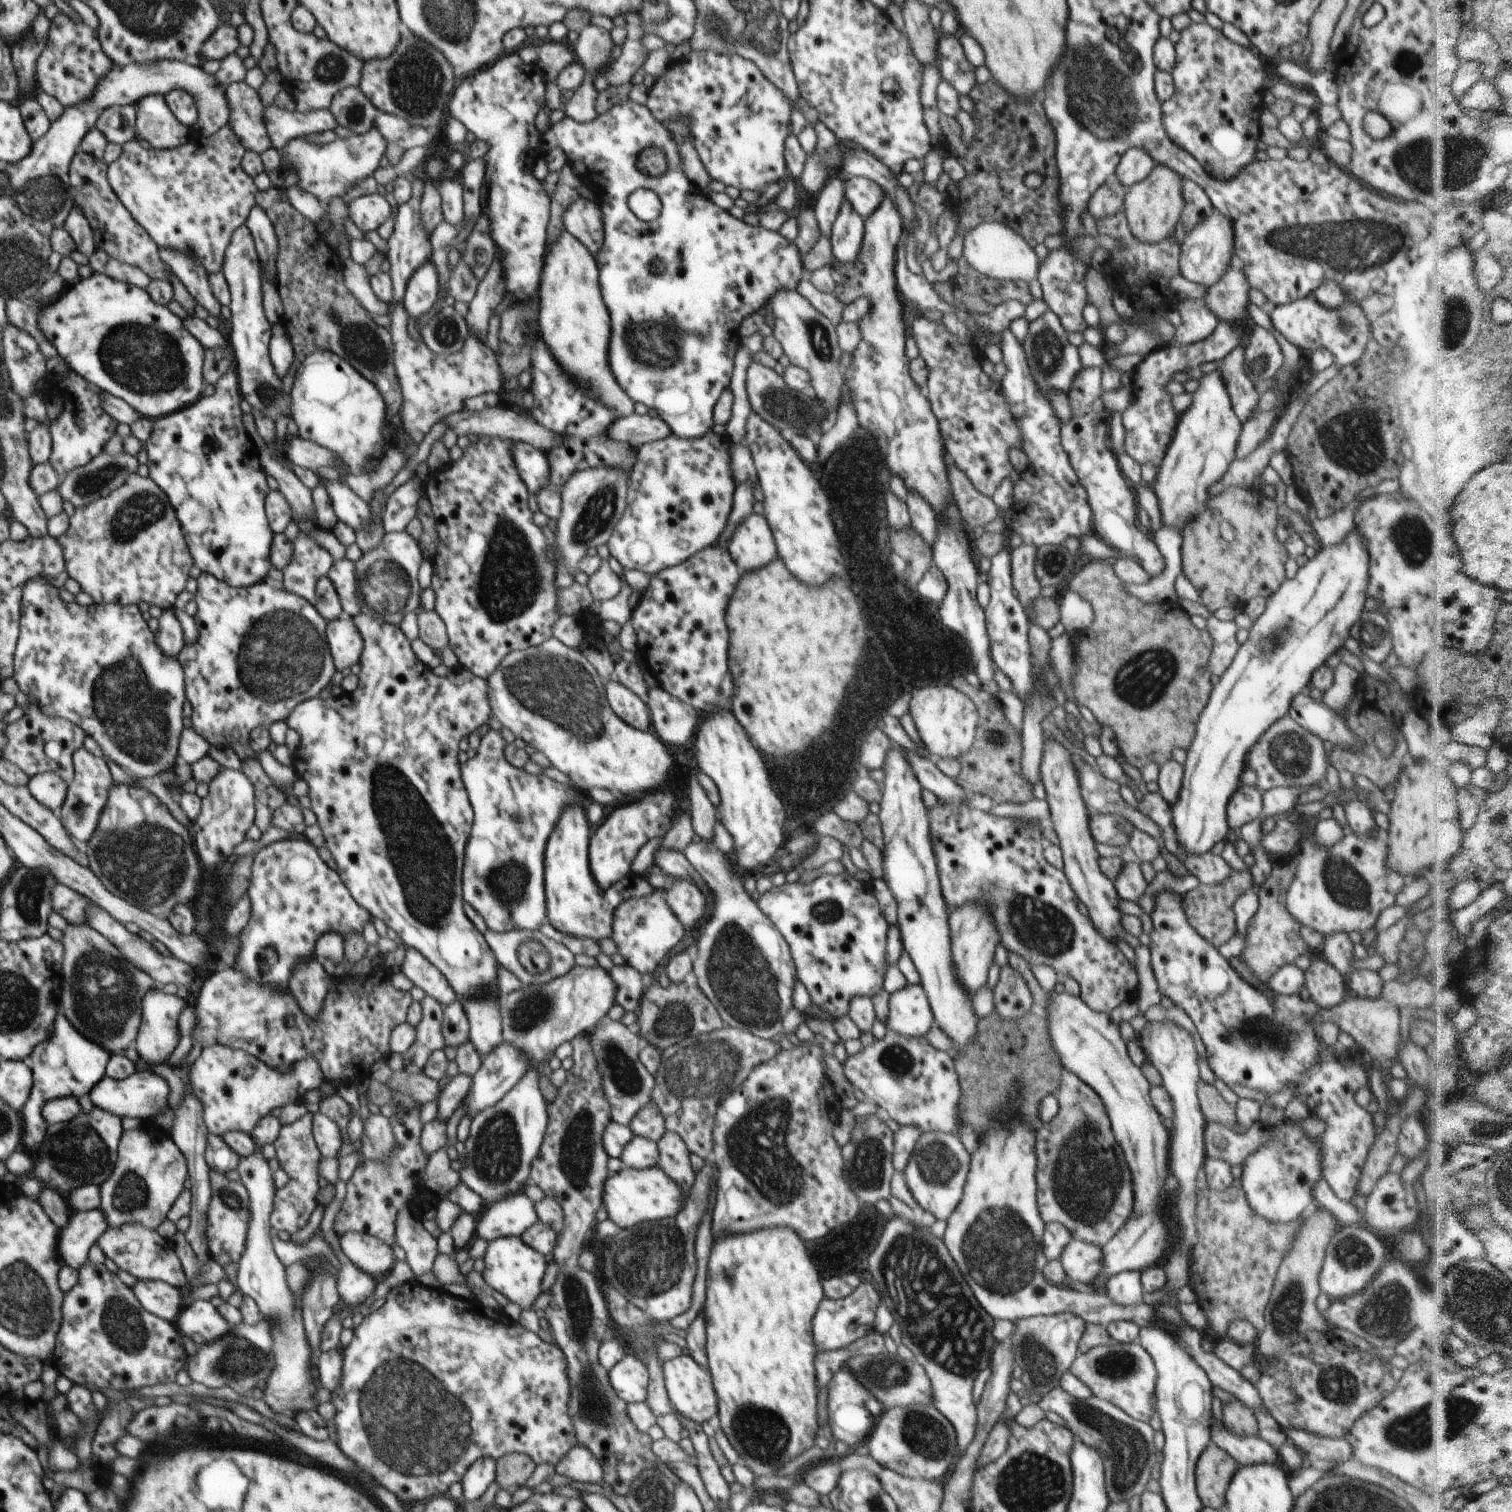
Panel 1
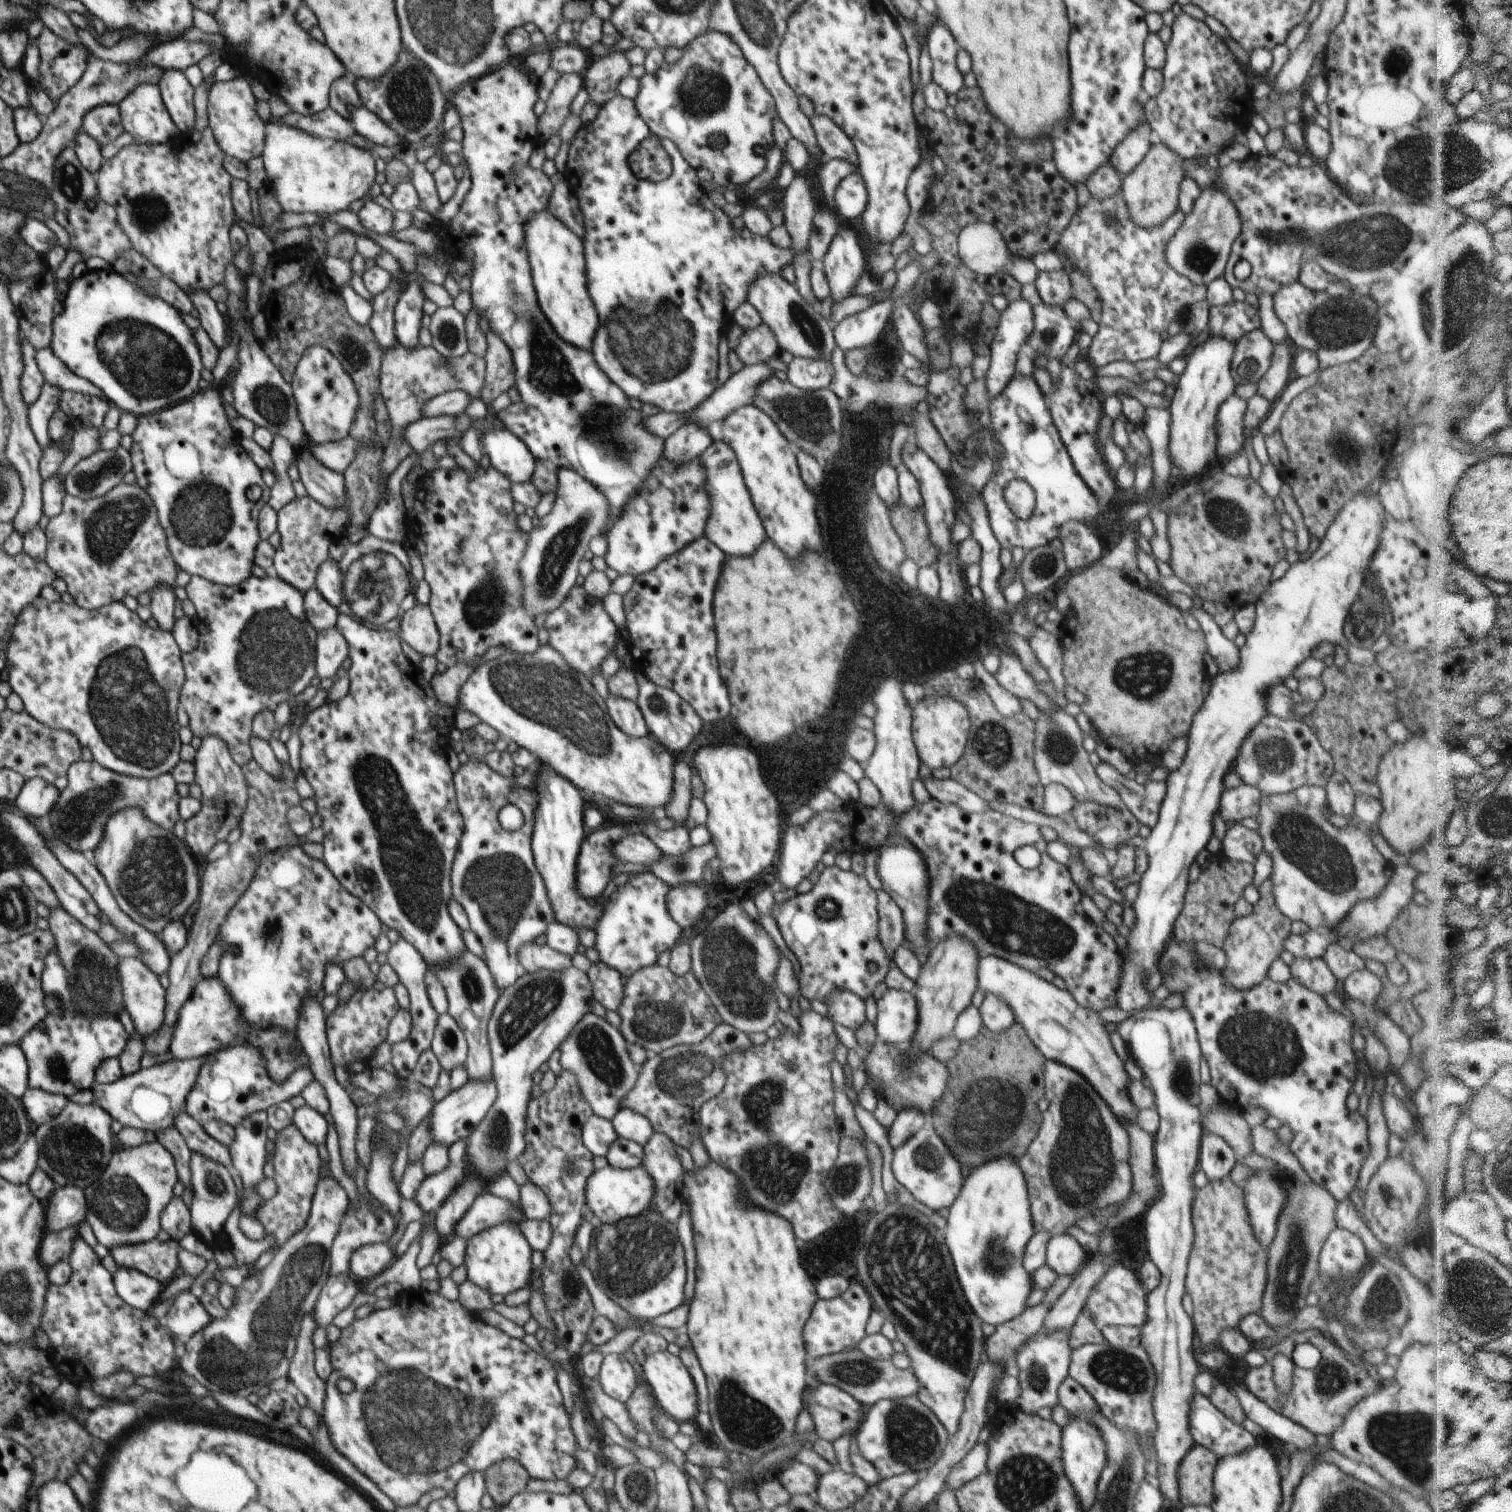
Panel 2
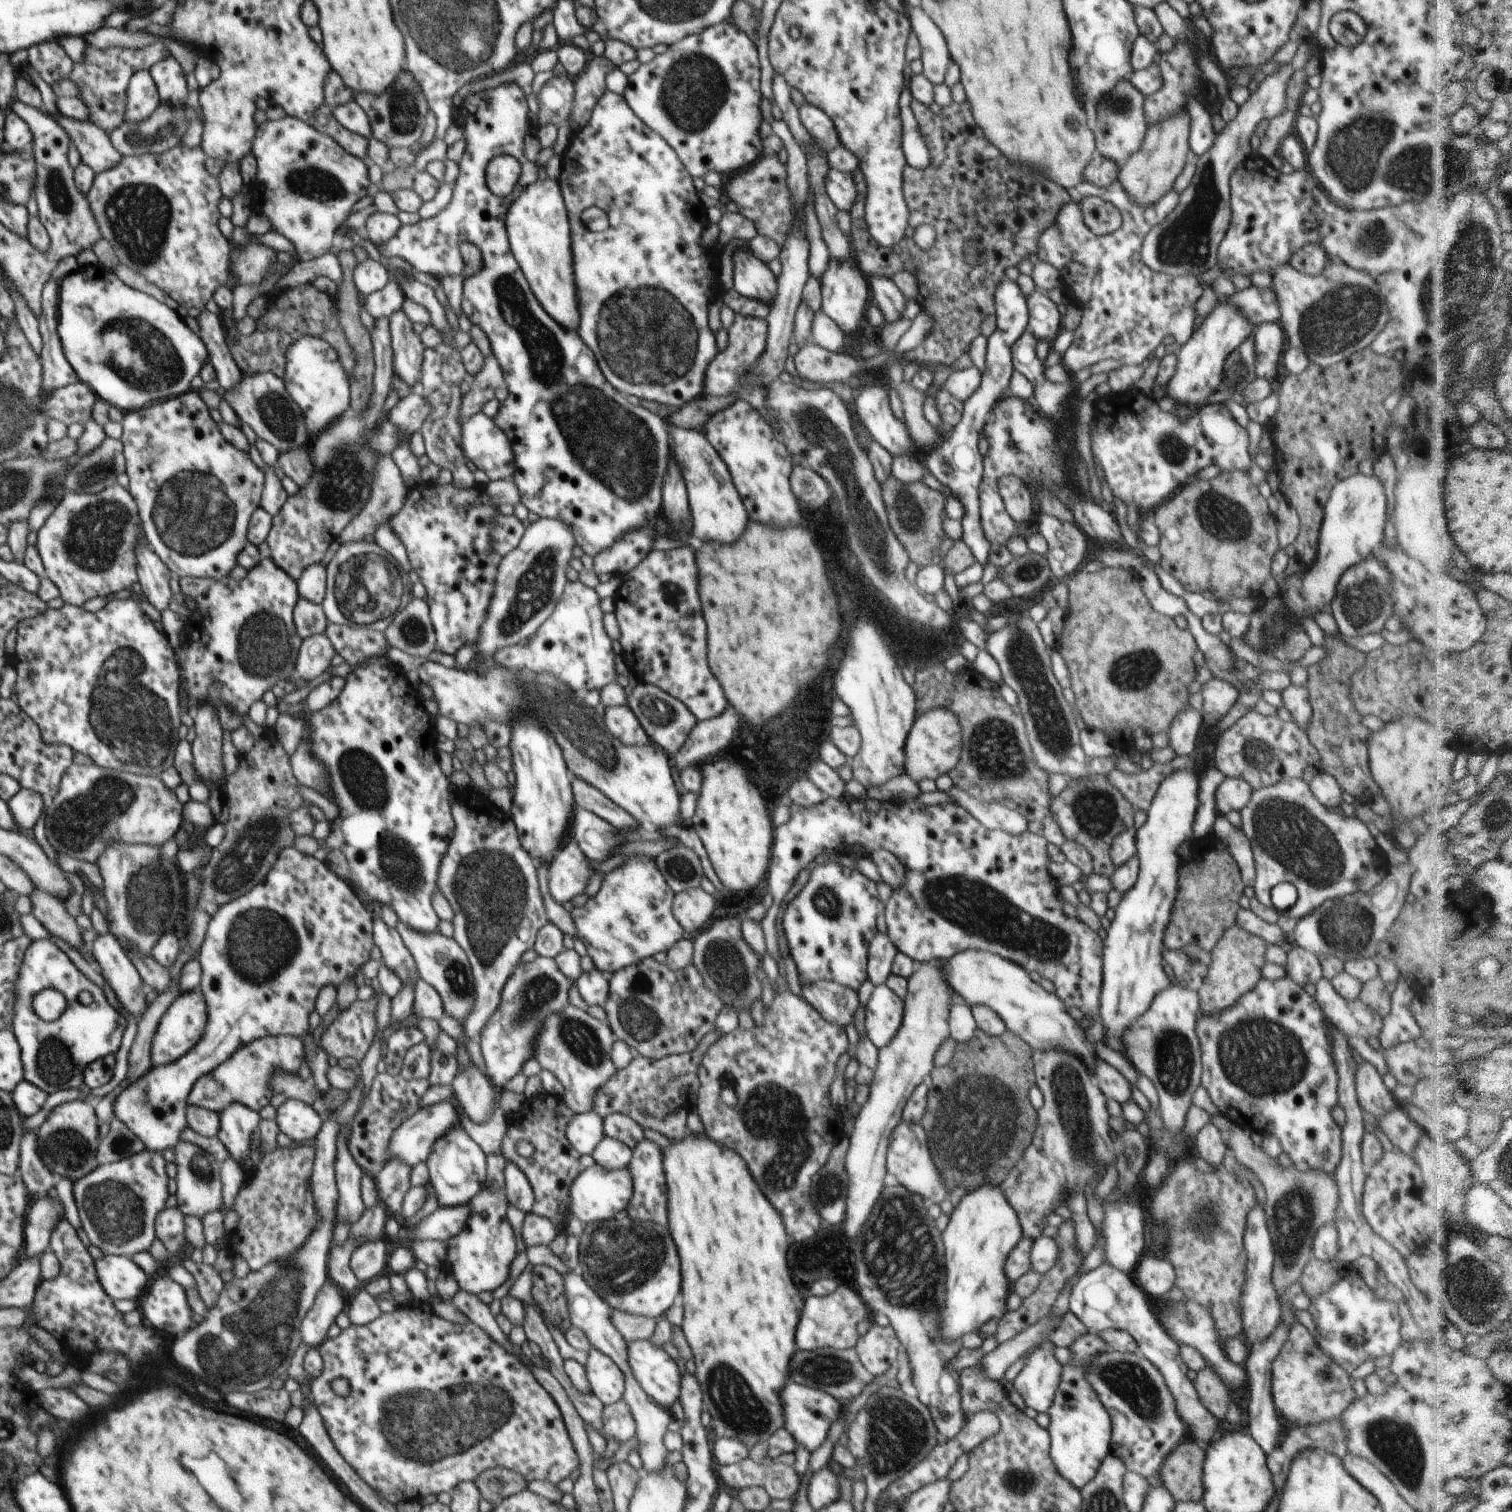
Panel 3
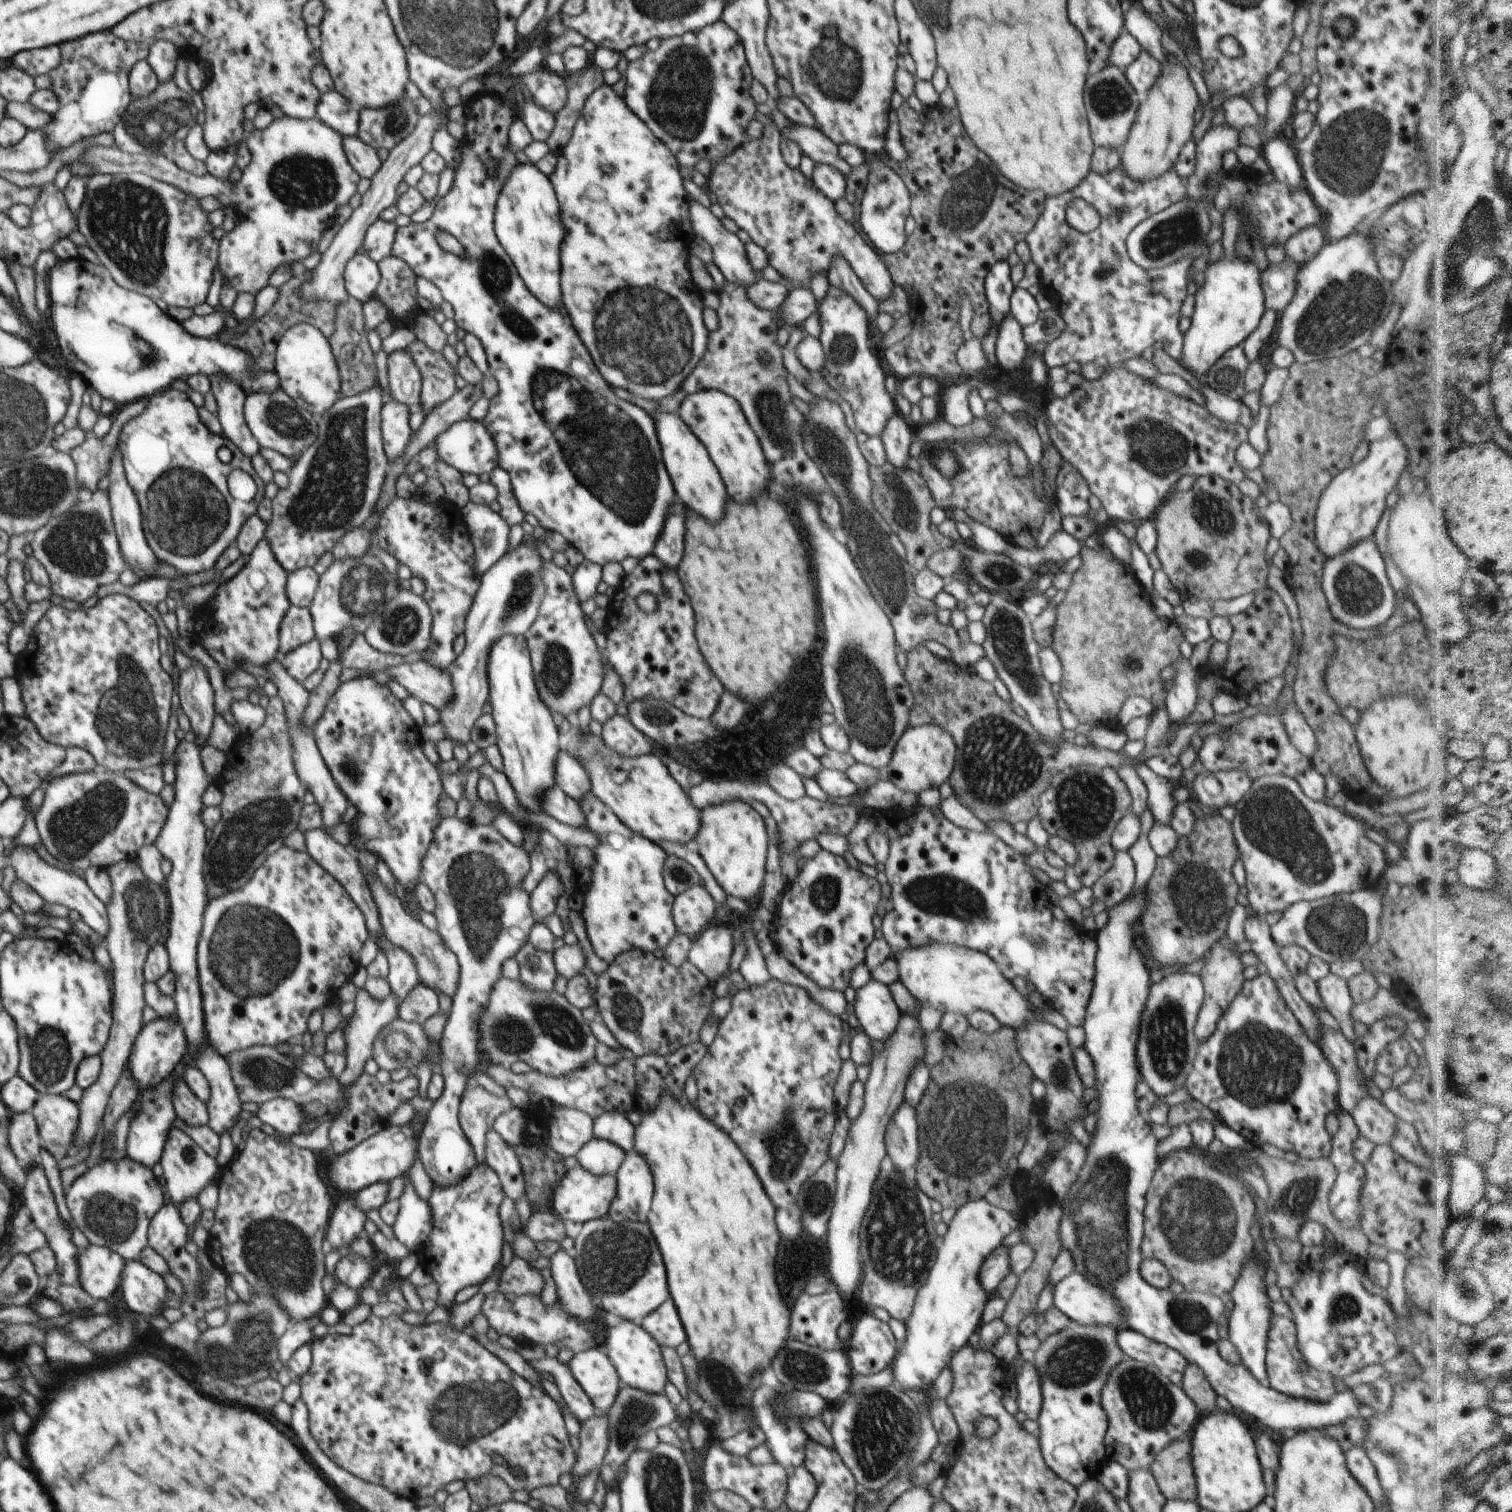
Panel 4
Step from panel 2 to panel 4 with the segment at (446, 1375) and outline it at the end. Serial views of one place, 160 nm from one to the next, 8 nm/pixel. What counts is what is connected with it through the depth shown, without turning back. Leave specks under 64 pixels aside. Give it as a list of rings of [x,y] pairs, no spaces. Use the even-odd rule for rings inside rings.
[[[373,1313],[353,1327],[350,1335],[343,1335],[334,1331],[325,1337],[316,1339],[311,1344],[312,1366],[306,1374],[298,1378],[301,1388],[301,1399],[309,1410],[309,1429],[320,1450],[324,1452],[334,1464],[345,1468],[350,1474],[362,1480],[384,1486],[404,1498],[419,1498],[425,1500],[427,1496],[434,1496],[438,1490],[444,1489],[453,1481],[476,1480],[482,1476],[496,1476],[508,1484],[512,1491],[533,1491],[544,1486],[558,1484],[560,1477],[570,1473],[576,1464],[576,1453],[570,1445],[569,1434],[565,1428],[564,1418],[558,1404],[538,1386],[515,1374],[500,1358],[489,1352],[479,1341],[468,1334],[467,1330],[460,1332],[452,1328],[448,1322],[410,1325],[406,1324],[399,1315],[380,1318]],[[510,1468],[520,1468],[522,1478],[510,1473]]]

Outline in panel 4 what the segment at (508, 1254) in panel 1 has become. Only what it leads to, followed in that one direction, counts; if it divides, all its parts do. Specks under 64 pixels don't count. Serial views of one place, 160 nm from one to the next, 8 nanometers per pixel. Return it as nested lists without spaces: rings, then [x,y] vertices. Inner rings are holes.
[[[483,1161],[474,1164],[472,1172],[460,1182],[452,1186],[438,1186],[433,1182],[432,1196],[426,1200],[432,1208],[432,1232],[425,1243],[415,1250],[418,1264],[426,1273],[432,1276],[434,1283],[439,1284],[439,1294],[435,1299],[438,1306],[449,1308],[454,1304],[456,1293],[467,1286],[480,1286],[493,1273],[501,1262],[504,1248],[504,1232],[500,1220],[499,1208],[505,1193],[496,1172]]]

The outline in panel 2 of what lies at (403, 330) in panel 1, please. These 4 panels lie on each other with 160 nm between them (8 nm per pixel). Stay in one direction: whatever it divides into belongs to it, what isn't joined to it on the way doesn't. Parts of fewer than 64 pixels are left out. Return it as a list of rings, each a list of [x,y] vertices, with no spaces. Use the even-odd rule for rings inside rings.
[[[396,342],[383,354],[380,373],[380,392],[387,406],[391,421],[391,439],[384,448],[381,460],[383,484],[381,496],[385,489],[387,478],[398,468],[398,465],[412,452],[412,445],[403,437],[403,430],[412,423],[423,418],[423,406],[435,396],[448,391],[463,389],[470,392],[472,397],[480,398],[485,385],[486,361],[485,357],[476,356],[470,351],[459,357],[442,356],[434,347],[418,345],[408,348]]]

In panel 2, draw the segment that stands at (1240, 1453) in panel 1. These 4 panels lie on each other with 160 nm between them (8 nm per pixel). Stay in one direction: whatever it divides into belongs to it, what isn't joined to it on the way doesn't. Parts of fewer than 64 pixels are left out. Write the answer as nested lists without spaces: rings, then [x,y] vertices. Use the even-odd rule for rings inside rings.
[[[1199,1392],[1195,1393],[1195,1399],[1191,1402],[1189,1423],[1195,1444],[1202,1445],[1204,1448],[1208,1448],[1209,1451],[1215,1452],[1220,1459],[1226,1455],[1239,1455],[1259,1442],[1259,1438],[1244,1429],[1242,1425],[1233,1423],[1210,1402],[1210,1399]]]

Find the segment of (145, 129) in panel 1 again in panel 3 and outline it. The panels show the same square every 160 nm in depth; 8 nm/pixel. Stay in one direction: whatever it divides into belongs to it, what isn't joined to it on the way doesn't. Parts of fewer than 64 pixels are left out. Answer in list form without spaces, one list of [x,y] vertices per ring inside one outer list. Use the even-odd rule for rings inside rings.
[[[143,70],[135,74],[128,87],[126,121],[138,123],[146,120],[159,106],[159,92],[150,71]]]

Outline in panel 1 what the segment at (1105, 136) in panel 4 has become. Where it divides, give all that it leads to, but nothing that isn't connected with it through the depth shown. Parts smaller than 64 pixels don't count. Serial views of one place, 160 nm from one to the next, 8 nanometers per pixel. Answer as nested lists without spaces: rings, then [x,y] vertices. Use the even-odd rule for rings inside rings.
[[[1129,148],[1121,156],[1115,175],[1123,187],[1130,188],[1133,184],[1144,180],[1153,171],[1154,163],[1155,160],[1144,149]]]

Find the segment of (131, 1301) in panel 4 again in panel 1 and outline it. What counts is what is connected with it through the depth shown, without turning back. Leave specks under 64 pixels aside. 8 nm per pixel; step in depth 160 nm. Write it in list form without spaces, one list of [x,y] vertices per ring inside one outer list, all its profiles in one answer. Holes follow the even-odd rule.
[[[188,1301],[176,1323],[184,1336],[192,1338],[197,1346],[207,1345],[231,1332],[231,1326],[210,1301]]]

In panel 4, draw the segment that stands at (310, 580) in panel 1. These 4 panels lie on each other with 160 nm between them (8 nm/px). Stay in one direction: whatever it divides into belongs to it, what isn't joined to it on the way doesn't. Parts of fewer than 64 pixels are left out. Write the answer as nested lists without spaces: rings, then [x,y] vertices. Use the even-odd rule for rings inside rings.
[[[380,385],[355,396],[336,400],[320,418],[317,419],[318,440],[306,448],[297,458],[288,475],[288,486],[280,488],[276,498],[271,500],[273,518],[265,531],[265,538],[276,560],[287,573],[298,568],[311,567],[326,552],[333,550],[346,532],[356,530],[369,522],[378,501],[382,482],[388,470],[380,430],[382,411],[382,390]]]

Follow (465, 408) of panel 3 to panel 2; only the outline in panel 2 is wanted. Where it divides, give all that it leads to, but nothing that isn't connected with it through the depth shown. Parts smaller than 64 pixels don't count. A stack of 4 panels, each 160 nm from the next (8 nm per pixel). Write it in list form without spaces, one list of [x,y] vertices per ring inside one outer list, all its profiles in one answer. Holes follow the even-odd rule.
[[[488,329],[485,337],[487,338],[487,351],[484,356],[486,374],[480,399],[490,406],[497,396],[515,385],[515,366],[511,350],[498,334]]]

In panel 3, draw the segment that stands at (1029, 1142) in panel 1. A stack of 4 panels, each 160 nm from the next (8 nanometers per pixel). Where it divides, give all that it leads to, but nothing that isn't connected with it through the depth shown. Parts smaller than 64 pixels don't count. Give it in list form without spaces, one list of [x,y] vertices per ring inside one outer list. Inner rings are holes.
[[[986,1183],[976,1190],[964,1194],[957,1202],[953,1213],[949,1215],[949,1222],[941,1239],[945,1248],[945,1268],[947,1272],[948,1300],[946,1308],[942,1310],[942,1326],[940,1326],[940,1339],[960,1340],[963,1334],[978,1332],[982,1324],[992,1318],[997,1321],[1007,1311],[1006,1299],[1011,1292],[1011,1283],[1005,1273],[1005,1264],[1013,1248],[1023,1237],[1023,1230],[1015,1208],[1008,1202],[1000,1185]]]

